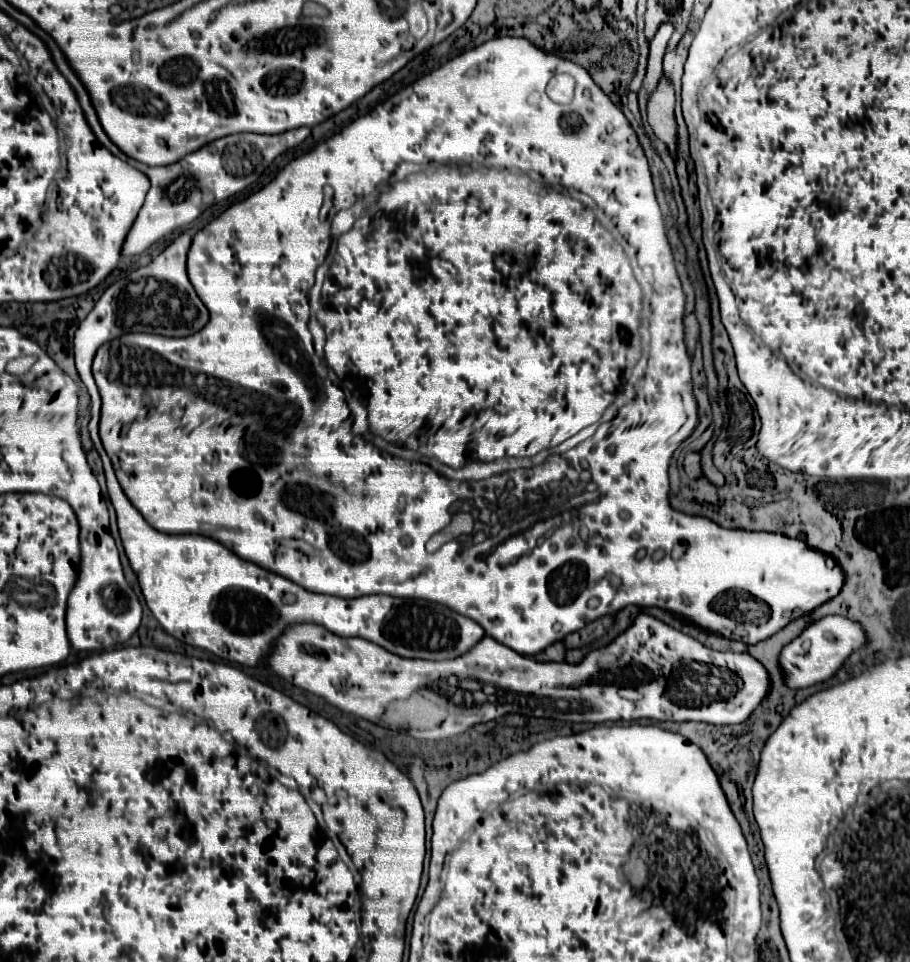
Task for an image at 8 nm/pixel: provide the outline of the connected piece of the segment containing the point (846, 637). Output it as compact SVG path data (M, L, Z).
M825 616L817 622L813 622L813 626L809 626L809 630L803 630L781 652L781 668L785 670L787 686L807 688L807 686L829 680L845 664L845 660L853 652L859 652L867 642L869 642L869 638L865 634L865 628L859 622L849 620L845 616Z

